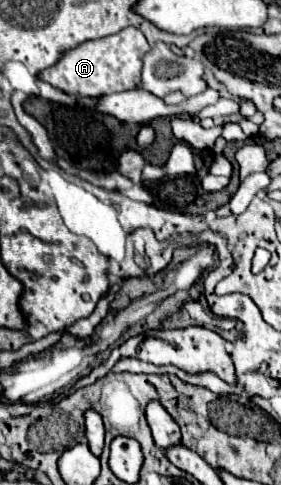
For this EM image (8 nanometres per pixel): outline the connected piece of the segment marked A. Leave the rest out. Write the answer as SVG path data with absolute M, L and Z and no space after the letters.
M127 26L117 34L87 40L67 52L57 60L57 64L39 72L43 82L49 82L53 88L59 88L67 94L75 96L103 96L105 92L125 90L139 86L141 74L141 56L149 50L149 42L145 40L143 32L135 26Z

